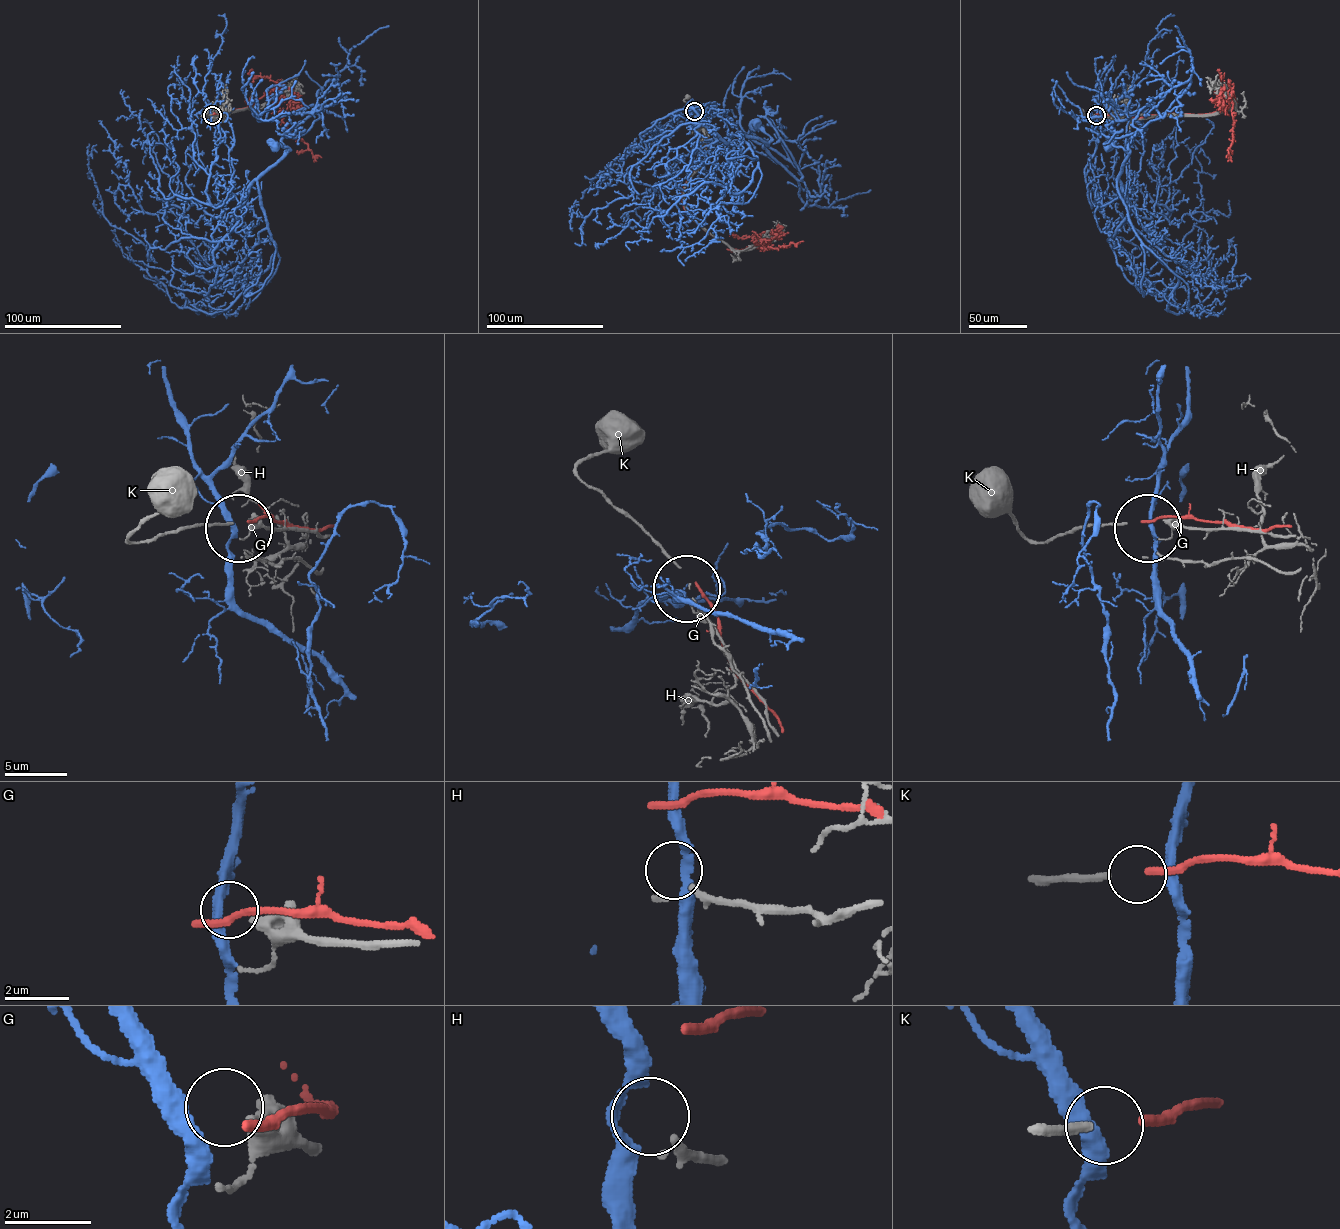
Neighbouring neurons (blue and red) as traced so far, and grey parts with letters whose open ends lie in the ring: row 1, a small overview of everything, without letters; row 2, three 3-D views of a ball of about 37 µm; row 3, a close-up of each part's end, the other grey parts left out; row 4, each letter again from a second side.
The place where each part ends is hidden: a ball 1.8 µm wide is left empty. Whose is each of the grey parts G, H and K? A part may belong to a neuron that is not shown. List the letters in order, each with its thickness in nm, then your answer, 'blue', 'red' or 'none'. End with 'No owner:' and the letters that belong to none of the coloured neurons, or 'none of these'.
G: calibre 300 nm; none
H: calibre 240 nm; none
K: calibre 190 nm; red
No owner: G, H

